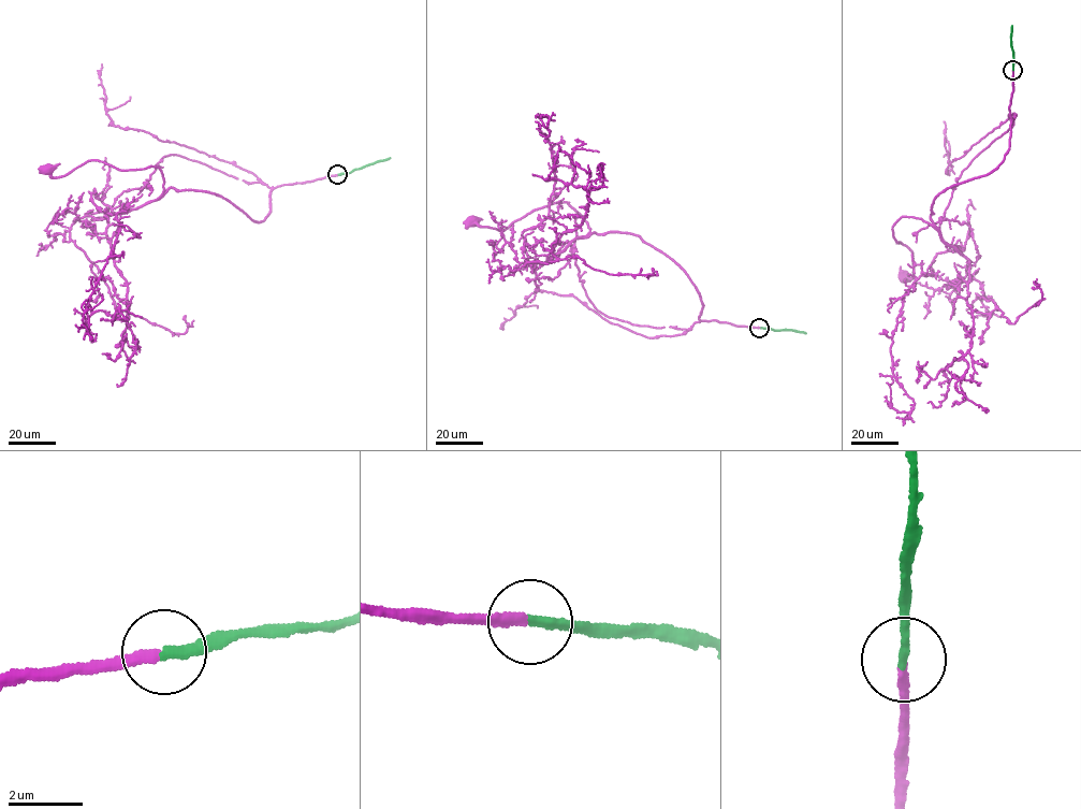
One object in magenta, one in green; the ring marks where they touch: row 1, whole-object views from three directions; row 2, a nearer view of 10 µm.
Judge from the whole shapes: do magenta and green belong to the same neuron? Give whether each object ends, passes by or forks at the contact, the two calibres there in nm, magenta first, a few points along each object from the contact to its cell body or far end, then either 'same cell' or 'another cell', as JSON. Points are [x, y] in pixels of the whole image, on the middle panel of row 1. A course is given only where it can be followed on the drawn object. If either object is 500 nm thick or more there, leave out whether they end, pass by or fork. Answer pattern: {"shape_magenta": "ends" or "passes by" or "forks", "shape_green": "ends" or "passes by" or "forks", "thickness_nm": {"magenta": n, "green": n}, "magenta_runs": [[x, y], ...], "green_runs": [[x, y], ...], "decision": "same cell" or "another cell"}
{"shape_magenta": "ends", "shape_green": "ends", "thickness_nm": {"magenta": 280, "green": 240}, "magenta_runs": [[759, 327], [700, 320], [694, 284], [665, 254], [629, 233], [590, 233], [567, 203], [500, 231], [472, 221]], "green_runs": [[760, 328], [806, 333]], "decision": "same cell"}

